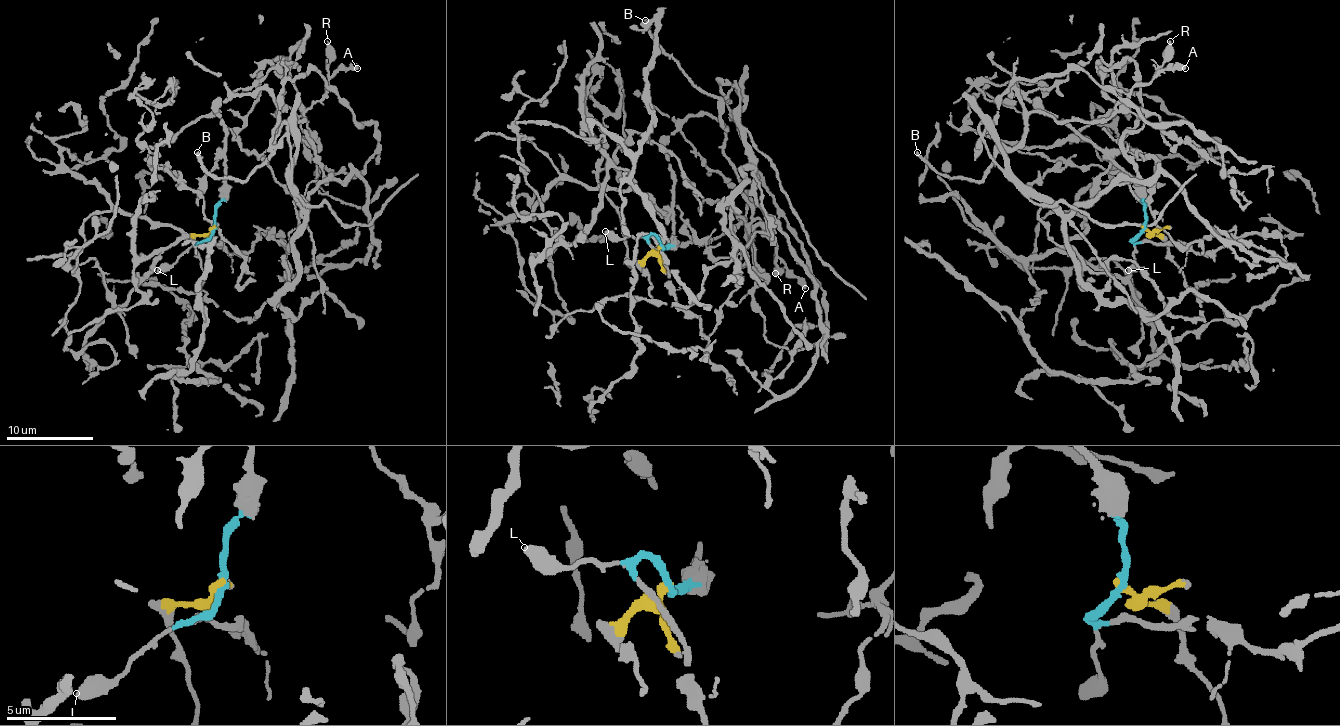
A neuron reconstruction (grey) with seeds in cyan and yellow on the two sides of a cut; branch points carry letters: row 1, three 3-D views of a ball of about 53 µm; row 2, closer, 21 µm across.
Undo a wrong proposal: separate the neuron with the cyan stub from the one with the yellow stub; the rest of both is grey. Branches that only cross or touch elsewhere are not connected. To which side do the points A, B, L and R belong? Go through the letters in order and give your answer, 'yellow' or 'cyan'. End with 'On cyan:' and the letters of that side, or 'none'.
A: cyan
B: cyan
L: cyan
R: cyan
On cyan: A, B, L, R

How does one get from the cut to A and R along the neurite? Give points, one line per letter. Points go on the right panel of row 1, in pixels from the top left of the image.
A: (1142, 227), (1140, 188), (1058, 117), (1010, 91), (1028, 110), (1058, 121), (1103, 121), (1134, 87), (1186, 67)
R: (1142, 227), (1140, 188), (1058, 117), (1010, 91), (1028, 110), (1058, 121), (1103, 121), (1147, 84), (1171, 41)

